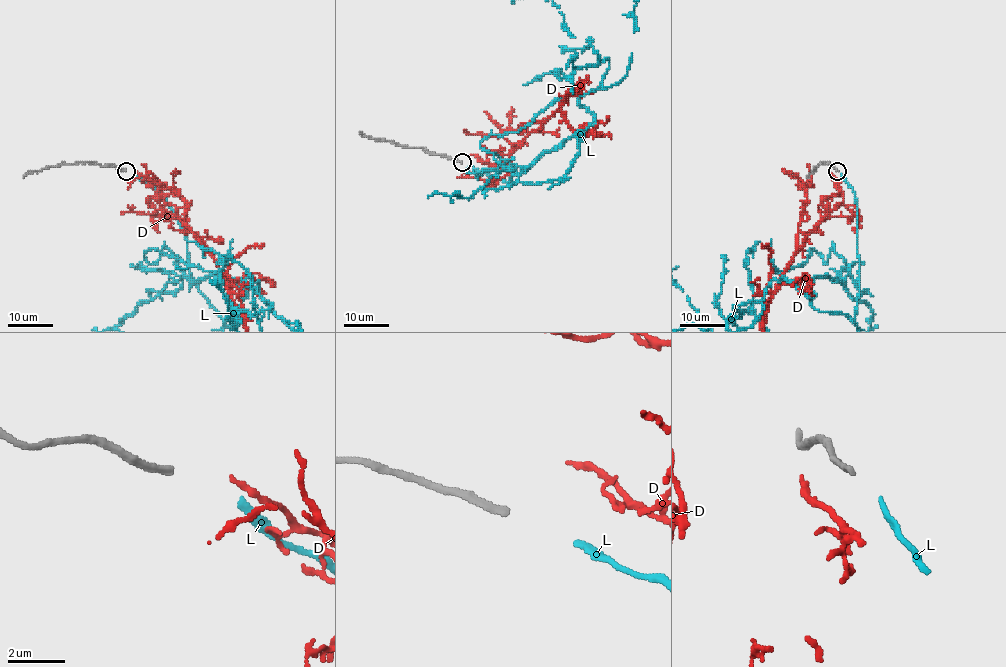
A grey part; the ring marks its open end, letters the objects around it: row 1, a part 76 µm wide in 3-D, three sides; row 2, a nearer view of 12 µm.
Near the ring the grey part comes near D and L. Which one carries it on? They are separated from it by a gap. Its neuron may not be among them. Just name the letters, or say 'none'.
L

